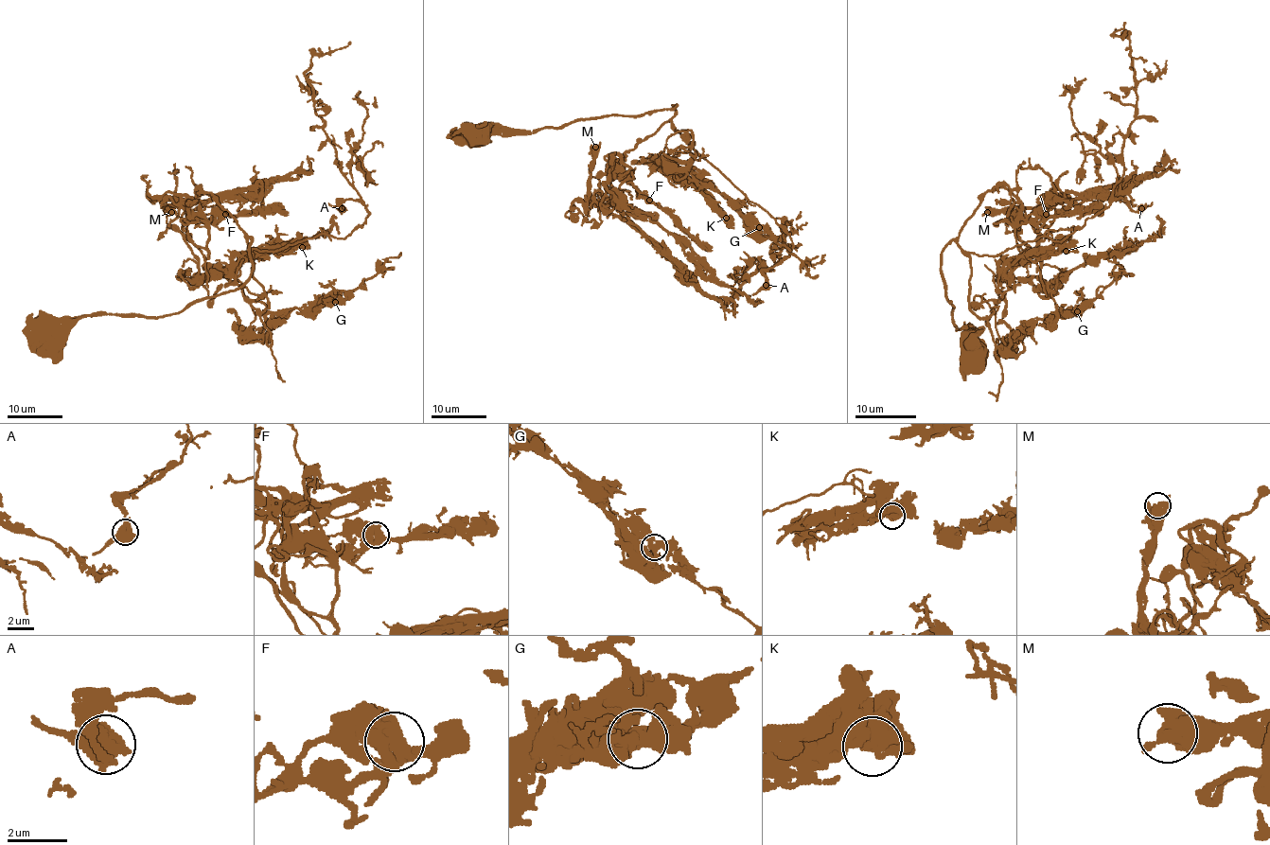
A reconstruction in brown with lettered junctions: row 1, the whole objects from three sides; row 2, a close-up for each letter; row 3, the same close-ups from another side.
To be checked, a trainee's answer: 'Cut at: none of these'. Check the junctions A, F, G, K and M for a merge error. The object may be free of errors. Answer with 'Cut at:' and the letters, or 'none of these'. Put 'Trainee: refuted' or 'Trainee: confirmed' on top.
Trainee: confirmed
Cut at: none of these

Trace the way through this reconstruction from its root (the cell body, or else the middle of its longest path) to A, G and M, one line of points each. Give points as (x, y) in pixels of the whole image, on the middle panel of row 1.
A: (480, 135), (491, 123), (535, 132), (676, 105), (681, 137), (789, 236), (791, 254), (767, 285)
G: (480, 135), (491, 123), (535, 132), (676, 105), (672, 126), (693, 135), (688, 165), (759, 227)
M: (480, 135), (491, 123), (535, 132), (676, 105), (670, 120), (621, 156), (610, 196), (590, 206), (595, 147)

